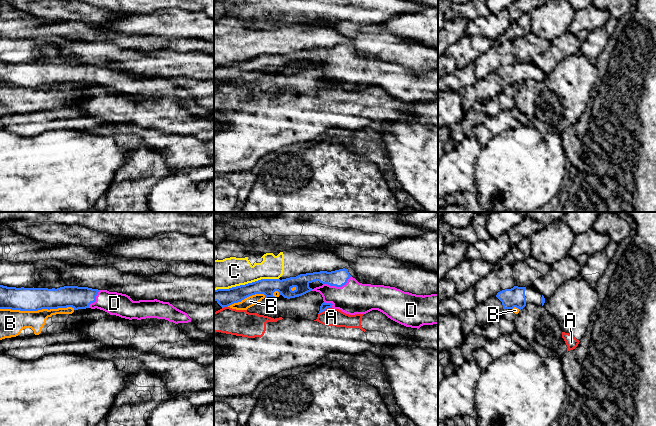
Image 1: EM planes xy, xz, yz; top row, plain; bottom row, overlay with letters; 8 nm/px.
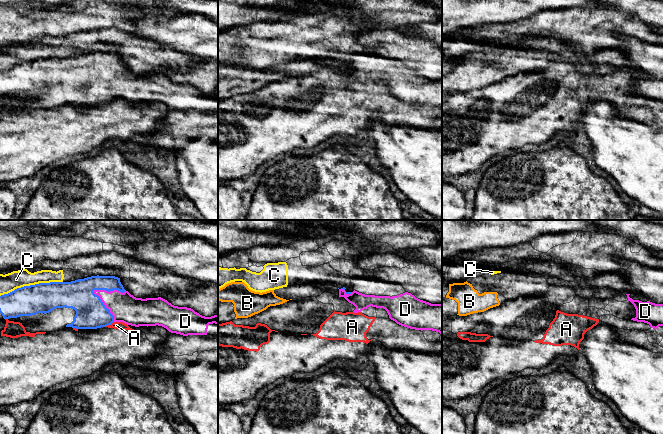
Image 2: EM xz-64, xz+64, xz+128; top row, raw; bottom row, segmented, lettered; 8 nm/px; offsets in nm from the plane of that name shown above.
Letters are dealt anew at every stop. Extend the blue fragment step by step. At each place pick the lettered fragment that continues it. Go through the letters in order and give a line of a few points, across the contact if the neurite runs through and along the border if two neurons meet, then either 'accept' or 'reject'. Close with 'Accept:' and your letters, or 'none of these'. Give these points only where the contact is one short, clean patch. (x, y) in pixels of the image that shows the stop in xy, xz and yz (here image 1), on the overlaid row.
A: reject
B: reject
C: reject
D: xz (338, 278), (337, 286), (352, 298) | accept
Accept: D

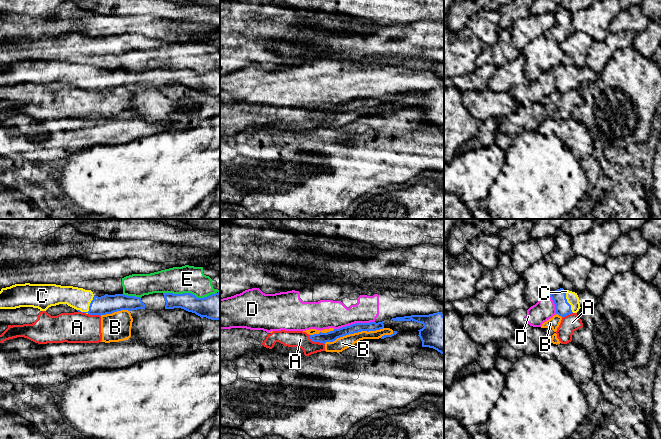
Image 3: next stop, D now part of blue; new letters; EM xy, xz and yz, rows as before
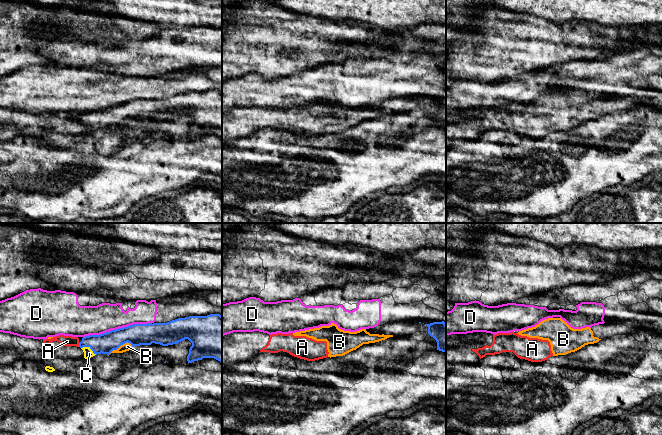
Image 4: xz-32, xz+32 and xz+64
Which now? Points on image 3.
A: xz (308, 336), (313, 341), (324, 344) | reject
B: reject
C: xy (107, 304), (93, 305), (89, 309), (78, 298) | accept
D: reject
E: reject
Accept: C

